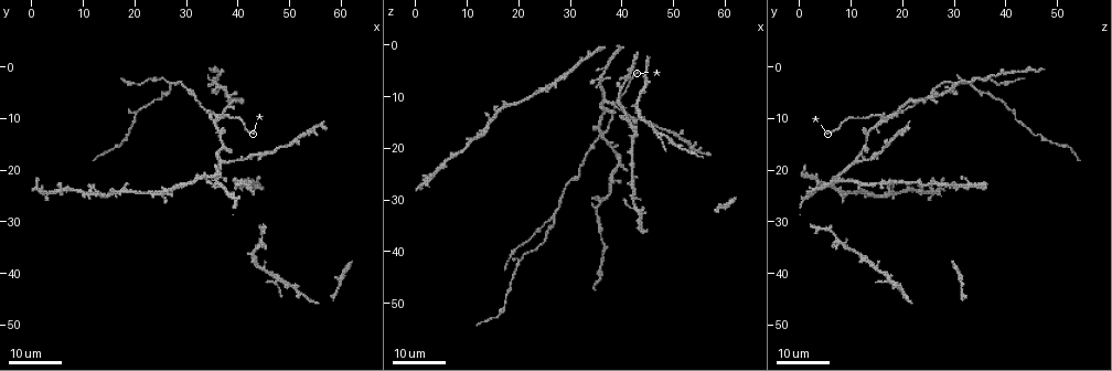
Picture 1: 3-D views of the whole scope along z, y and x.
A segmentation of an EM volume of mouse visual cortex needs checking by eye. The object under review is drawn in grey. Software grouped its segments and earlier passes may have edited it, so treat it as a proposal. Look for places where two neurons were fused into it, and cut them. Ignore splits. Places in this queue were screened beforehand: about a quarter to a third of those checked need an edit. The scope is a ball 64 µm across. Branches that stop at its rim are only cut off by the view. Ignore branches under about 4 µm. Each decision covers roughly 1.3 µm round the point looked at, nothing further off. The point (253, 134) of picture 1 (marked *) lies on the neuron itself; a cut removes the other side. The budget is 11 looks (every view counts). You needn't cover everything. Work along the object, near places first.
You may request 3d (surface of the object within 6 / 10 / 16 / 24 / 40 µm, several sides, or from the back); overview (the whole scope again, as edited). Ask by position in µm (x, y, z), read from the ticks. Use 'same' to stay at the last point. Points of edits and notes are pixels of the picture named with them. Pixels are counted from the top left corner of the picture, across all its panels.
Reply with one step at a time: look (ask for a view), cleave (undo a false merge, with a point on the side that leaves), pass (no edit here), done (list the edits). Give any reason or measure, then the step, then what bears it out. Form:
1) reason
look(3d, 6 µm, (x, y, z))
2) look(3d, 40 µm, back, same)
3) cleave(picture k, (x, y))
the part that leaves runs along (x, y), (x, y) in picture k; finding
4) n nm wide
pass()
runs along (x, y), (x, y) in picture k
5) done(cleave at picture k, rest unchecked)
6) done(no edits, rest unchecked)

four arms meet
look(3d, 24 µm, (35.5, 10.0, 17.0))

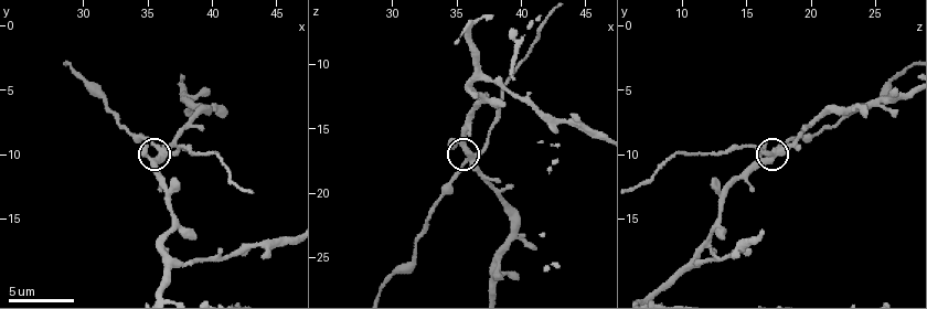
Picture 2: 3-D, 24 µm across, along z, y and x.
look(3d, 6 µm, (36.0, 10.2, 17.0))

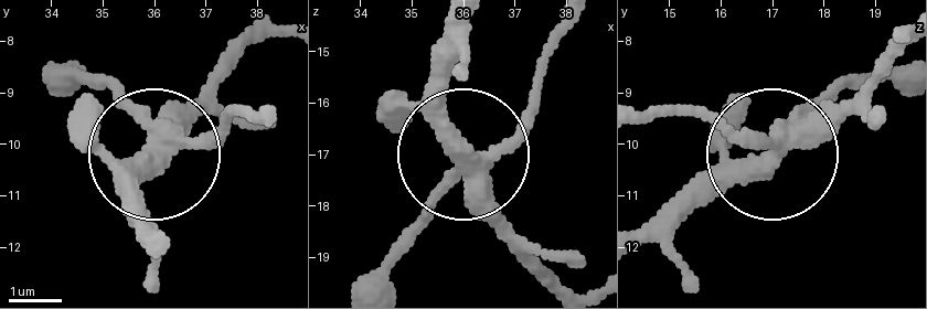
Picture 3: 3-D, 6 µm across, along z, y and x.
cleave(picture 3, (195, 100))
the part that leaves runs along (782, 142), (707, 178), (641, 235) in picture 3; a second neuron is stuck on

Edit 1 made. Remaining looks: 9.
thin arm on a thick one
look(3d, 24 µm, (48.0, 40.5, 17.5))

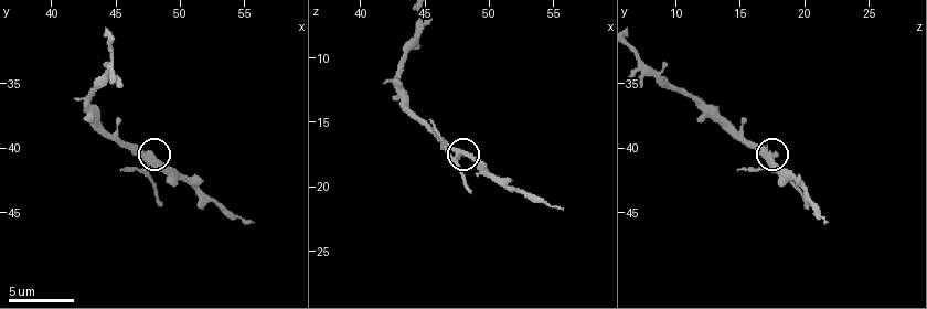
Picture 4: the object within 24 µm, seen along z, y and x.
look(3d, 10 µm, (48.0, 41.2, 17.4))

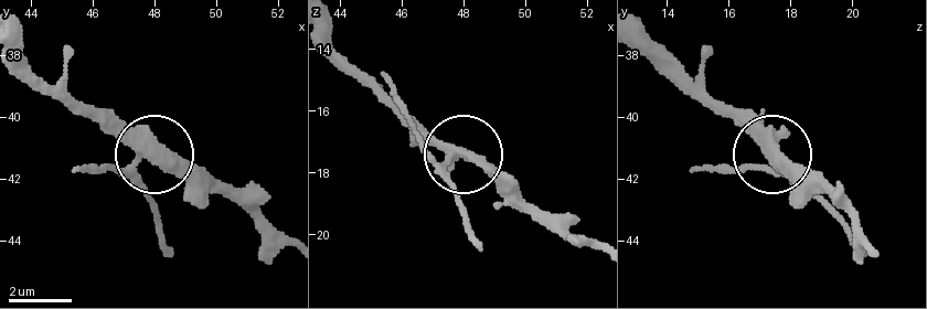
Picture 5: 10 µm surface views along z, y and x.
390 nm wide
cleave(picture 5, (105, 172))
the part that leaves runs along (138, 157), (138, 178), (167, 255) in picture 5; a second neuron is stuck on

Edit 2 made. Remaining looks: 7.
look(3d, 24 µm, (28.5, 3.5, 29.0))

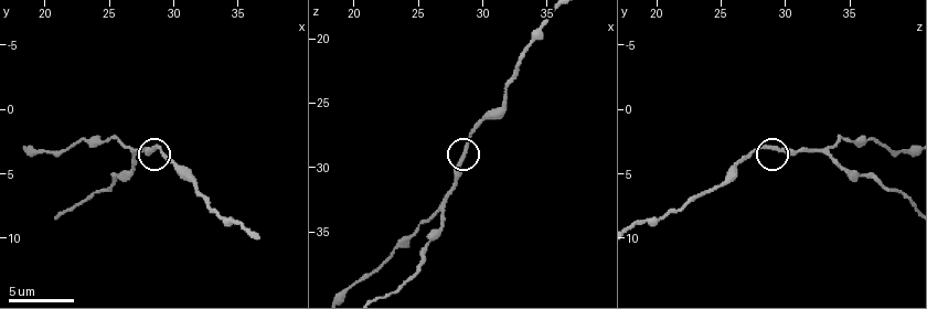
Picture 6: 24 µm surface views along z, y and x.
look(3d, 10 µm, (28.4, 2.8, 29.2))

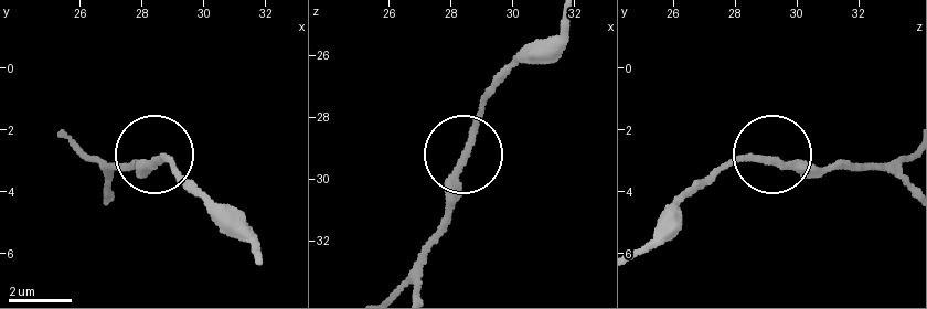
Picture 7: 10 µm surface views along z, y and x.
look(3d, 10 µm, back, (28.5, 3.0, 29.1))

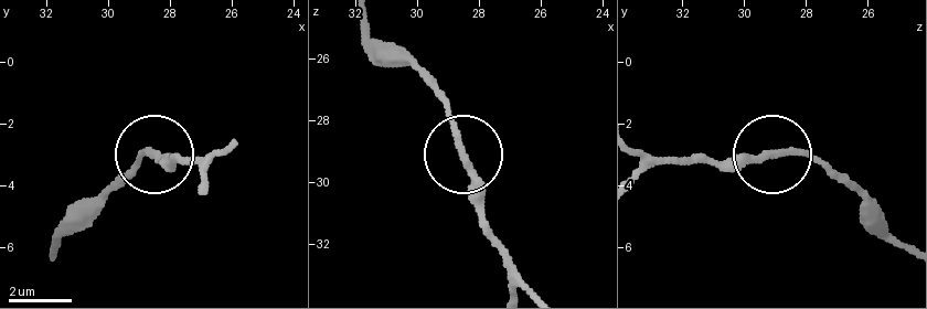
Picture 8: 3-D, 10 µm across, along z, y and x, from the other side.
pass()
runs along (908, 252), (861, 195), (813, 161), (734, 157), (689, 164) in picture 8; continuous, no second neuron

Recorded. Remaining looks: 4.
two arms in line, one across
look(3d, 16 µm, (20.0, 9.5, 42.0))

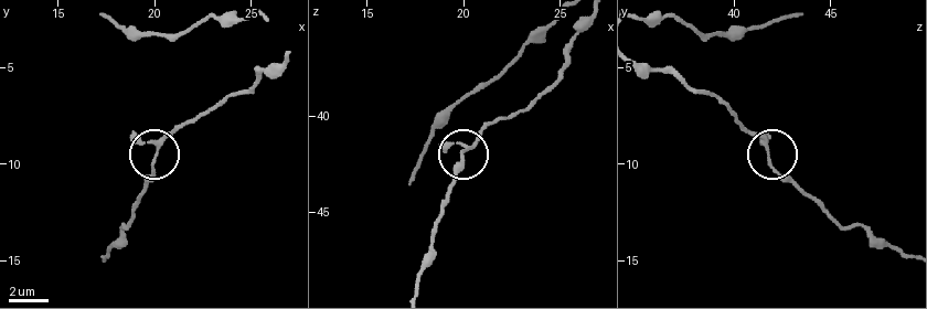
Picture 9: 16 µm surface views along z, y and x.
closer look
look(3d, 10 µm, (19.9, 9.8, 41.8))

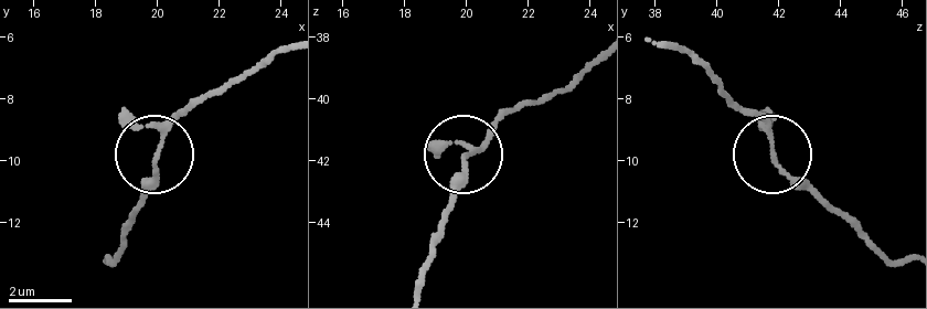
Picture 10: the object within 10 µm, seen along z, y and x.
3 arms
pass()
one neuron here

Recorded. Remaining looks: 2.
done(cleave at picture 3, cleave at picture 5, rest unchecked)

